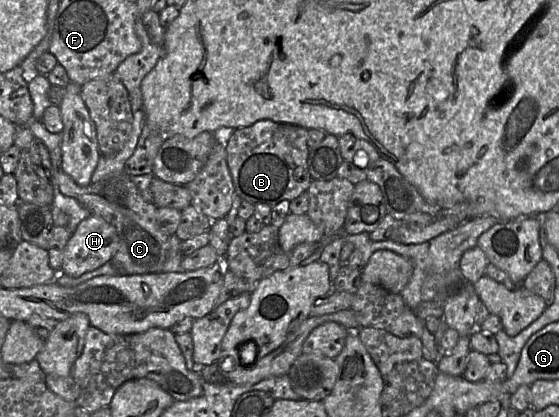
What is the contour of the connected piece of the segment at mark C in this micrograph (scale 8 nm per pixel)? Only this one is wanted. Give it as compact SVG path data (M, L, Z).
M55 165L54 178L62 194L76 199L91 215L102 217L116 228L118 249L110 261L118 269L119 275L142 275L160 271L167 257L170 235L162 231L157 221L157 207L143 199L128 174L111 173L98 182L80 186L64 172L62 165Z

